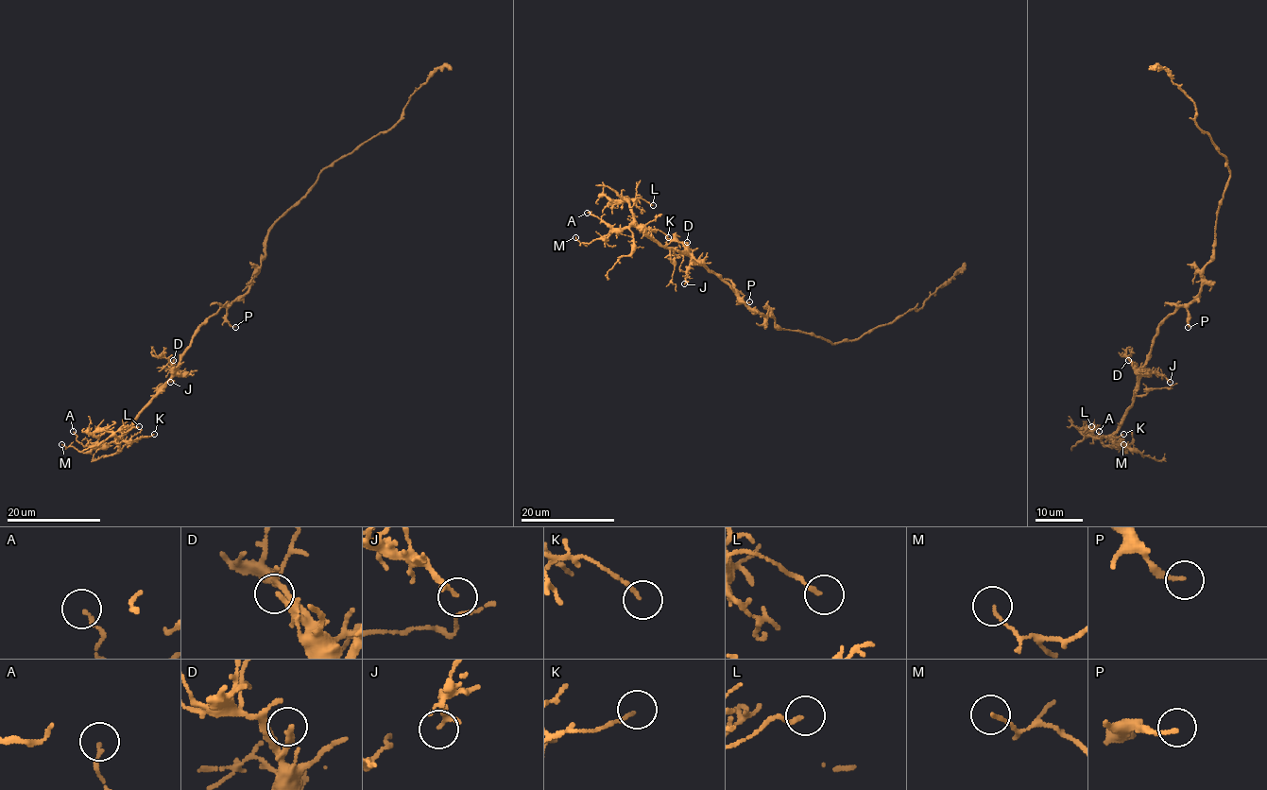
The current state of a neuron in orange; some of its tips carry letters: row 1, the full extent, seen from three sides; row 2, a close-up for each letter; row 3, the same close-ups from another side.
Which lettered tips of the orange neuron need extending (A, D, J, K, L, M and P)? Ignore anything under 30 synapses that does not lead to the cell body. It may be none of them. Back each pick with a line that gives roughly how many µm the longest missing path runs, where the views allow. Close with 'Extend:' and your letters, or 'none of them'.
Extend: none of them

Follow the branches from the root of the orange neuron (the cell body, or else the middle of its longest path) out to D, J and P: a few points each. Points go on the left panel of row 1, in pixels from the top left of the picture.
D: (259, 270), (246, 293), (225, 304), (198, 328), (175, 370), (173, 360)
J: (259, 270), (246, 293), (225, 304), (198, 328), (170, 382)
P: (259, 270), (248, 290), (227, 309), (226, 319), (235, 327)

